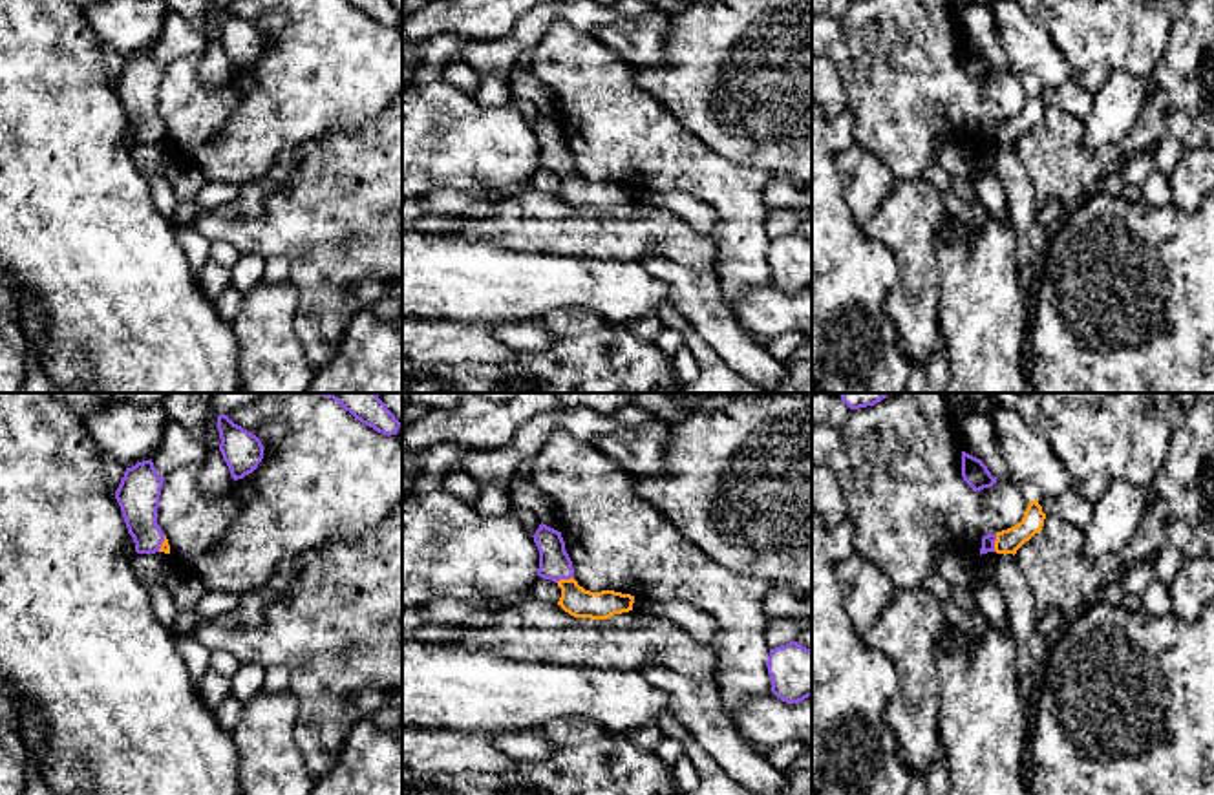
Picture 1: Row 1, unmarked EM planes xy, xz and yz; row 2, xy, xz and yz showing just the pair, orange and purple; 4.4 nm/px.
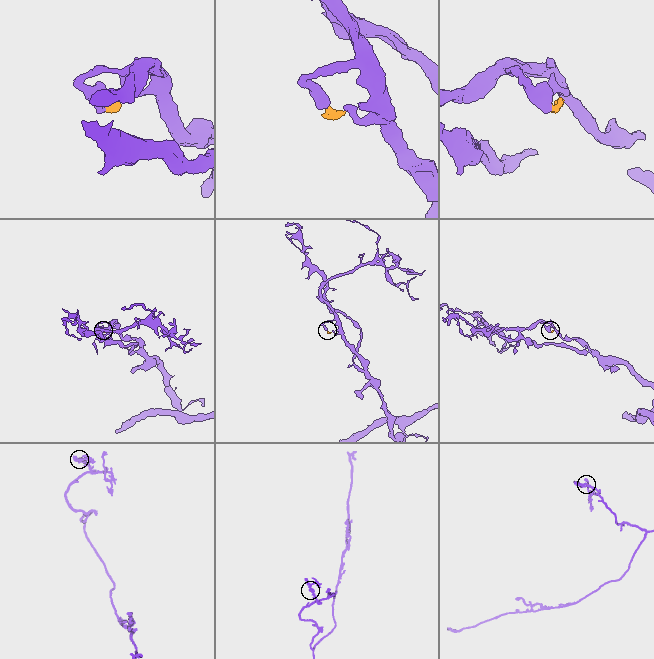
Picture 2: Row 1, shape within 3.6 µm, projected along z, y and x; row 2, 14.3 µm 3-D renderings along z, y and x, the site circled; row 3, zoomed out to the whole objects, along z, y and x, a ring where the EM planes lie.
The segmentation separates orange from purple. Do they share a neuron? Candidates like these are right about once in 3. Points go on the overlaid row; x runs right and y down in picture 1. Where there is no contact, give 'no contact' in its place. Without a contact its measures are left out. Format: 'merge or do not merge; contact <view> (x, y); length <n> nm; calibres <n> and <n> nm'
merge; contact yz (995, 543); length 80 nm; calibres 110 and 60 nm

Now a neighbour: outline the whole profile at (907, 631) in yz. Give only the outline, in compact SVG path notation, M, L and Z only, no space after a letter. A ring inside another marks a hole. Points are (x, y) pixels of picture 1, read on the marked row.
M925 588L900 590L887 603L876 623L861 636L863 641L881 651L900 674L900 689L885 707L903 764L912 775L927 777L938 749L940 684L936 673L938 641L954 627L947 621L940 599Z

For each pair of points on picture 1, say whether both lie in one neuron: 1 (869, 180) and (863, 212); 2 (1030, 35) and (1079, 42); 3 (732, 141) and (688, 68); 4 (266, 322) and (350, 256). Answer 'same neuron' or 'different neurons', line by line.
1: same neuron
2: different neurons
3: same neuron
4: different neurons

